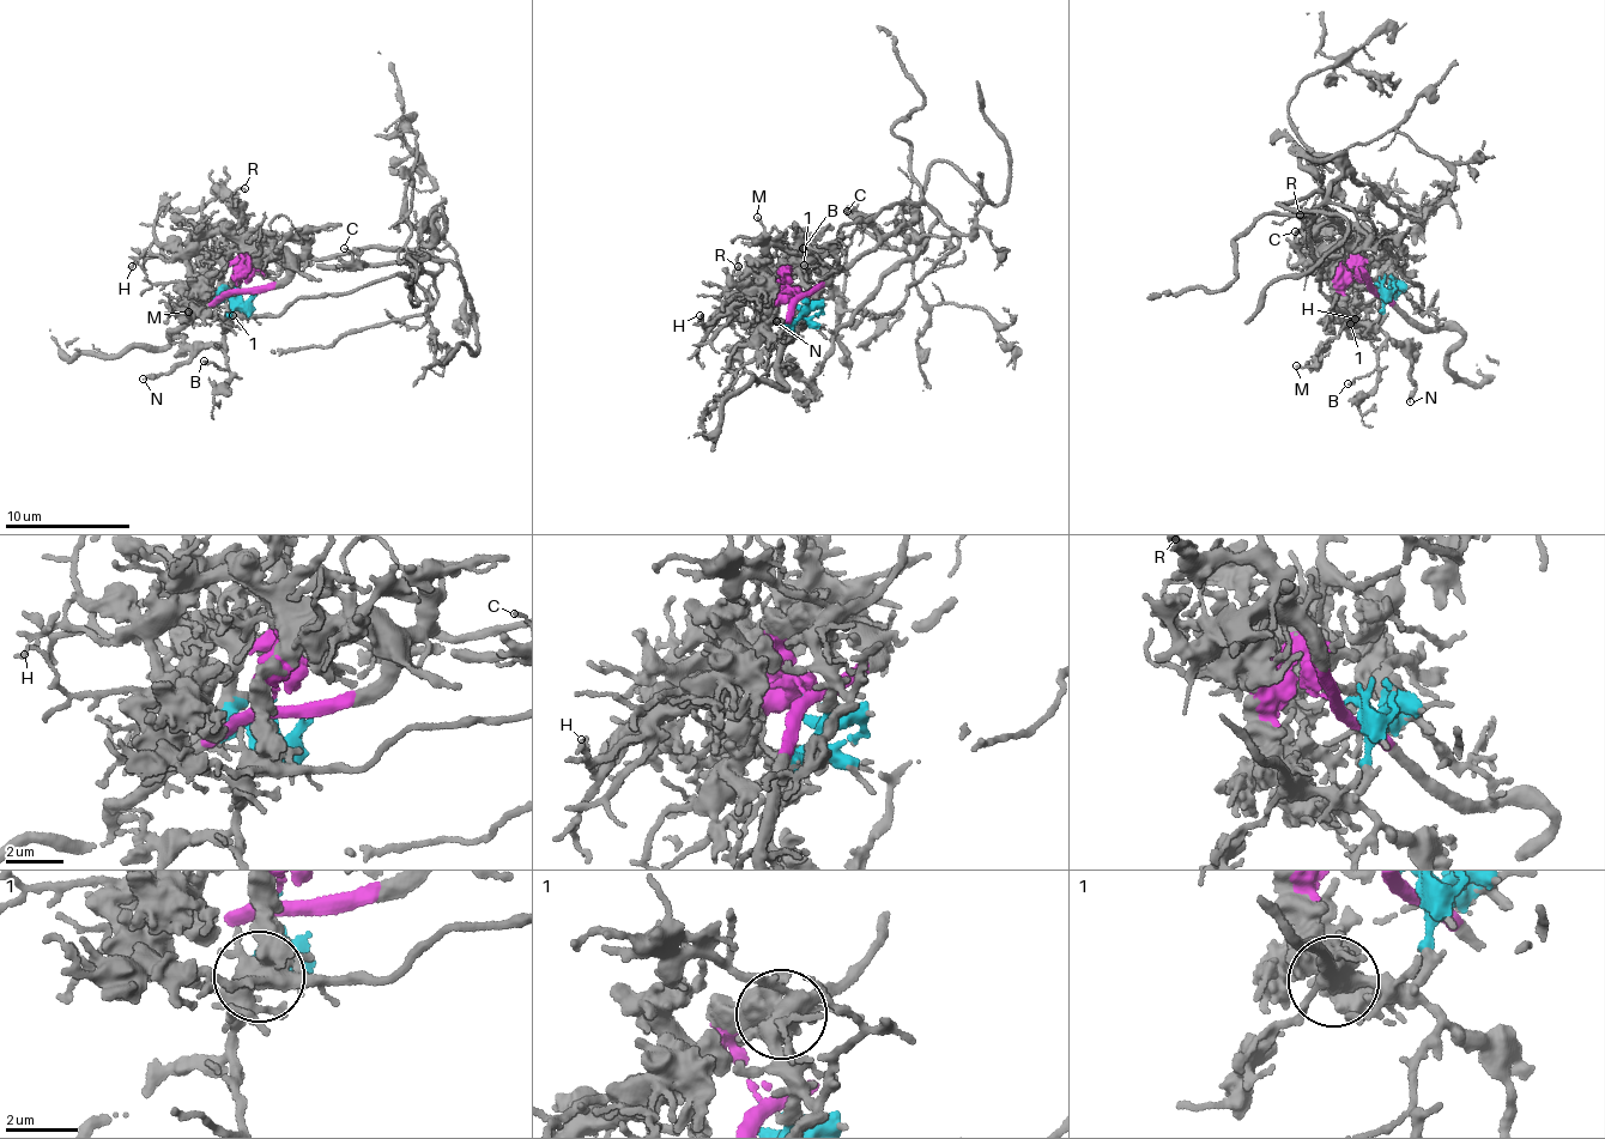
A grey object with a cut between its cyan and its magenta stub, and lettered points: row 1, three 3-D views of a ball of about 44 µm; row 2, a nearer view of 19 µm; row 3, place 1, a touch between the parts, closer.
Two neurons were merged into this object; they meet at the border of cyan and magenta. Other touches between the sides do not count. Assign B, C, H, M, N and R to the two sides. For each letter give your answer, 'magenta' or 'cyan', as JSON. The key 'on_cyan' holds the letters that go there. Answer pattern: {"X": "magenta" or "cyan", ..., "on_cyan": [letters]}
{"B": "cyan", "C": "magenta", "H": "magenta", "M": "cyan", "N": "cyan", "R": "magenta", "on_cyan": ["B", "M", "N"]}

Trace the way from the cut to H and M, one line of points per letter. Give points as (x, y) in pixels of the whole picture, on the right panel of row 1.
H: (1369, 285), (1357, 278), (1361, 258), (1351, 272), (1361, 300), (1354, 320)
M: (1369, 285), (1381, 288), (1384, 316), (1375, 323), (1343, 326), (1310, 365), (1295, 367)

